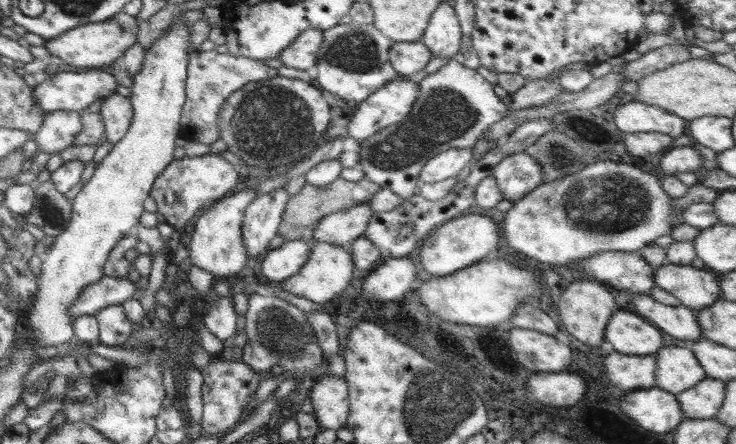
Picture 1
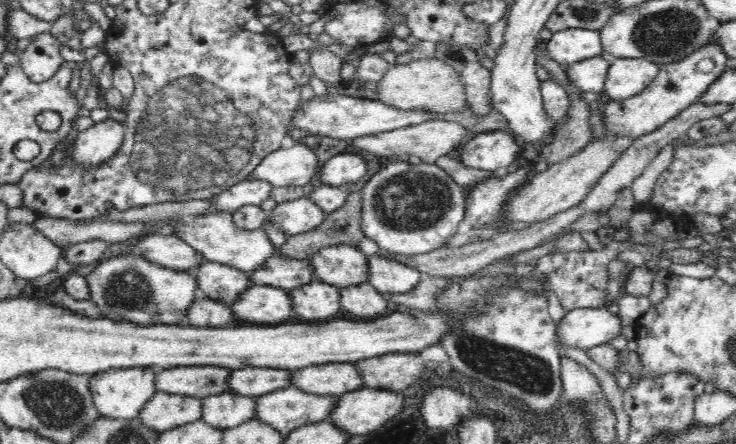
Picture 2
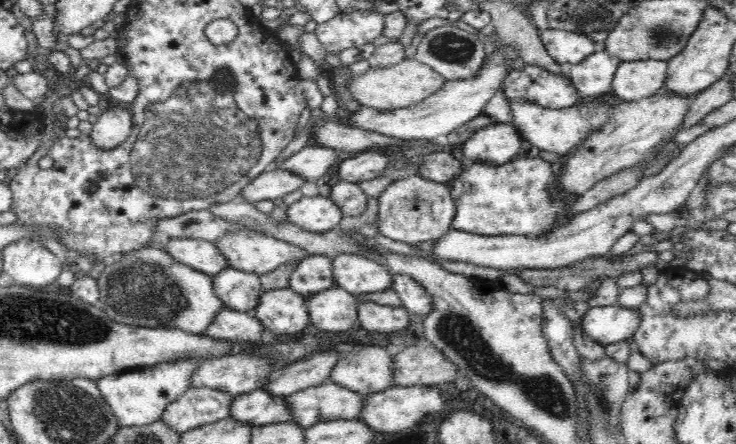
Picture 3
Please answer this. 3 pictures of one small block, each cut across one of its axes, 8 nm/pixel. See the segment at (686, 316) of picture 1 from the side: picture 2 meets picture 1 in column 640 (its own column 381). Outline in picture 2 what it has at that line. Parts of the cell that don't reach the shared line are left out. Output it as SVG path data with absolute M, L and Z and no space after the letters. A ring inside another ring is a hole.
M369 282L340 289L340 308L358 318L374 319L386 315L388 301Z

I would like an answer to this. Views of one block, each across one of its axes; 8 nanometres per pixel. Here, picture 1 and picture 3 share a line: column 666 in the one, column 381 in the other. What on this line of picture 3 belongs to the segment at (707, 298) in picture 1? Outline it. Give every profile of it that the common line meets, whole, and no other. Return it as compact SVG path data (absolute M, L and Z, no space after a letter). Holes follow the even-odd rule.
M340 254L332 260L334 284L354 294L384 292L392 287L389 269L370 257Z

